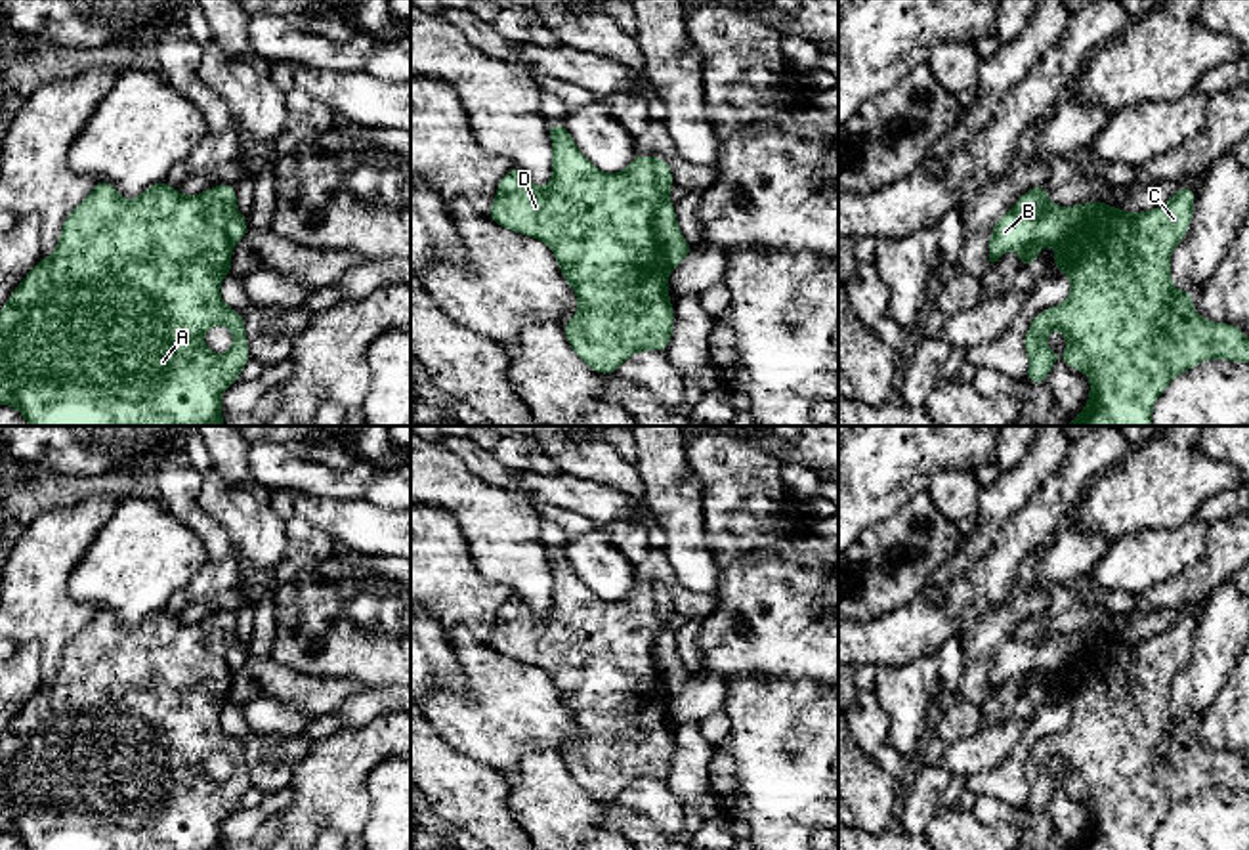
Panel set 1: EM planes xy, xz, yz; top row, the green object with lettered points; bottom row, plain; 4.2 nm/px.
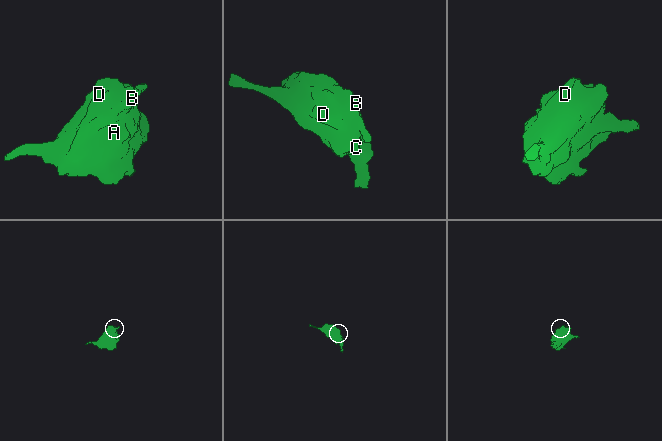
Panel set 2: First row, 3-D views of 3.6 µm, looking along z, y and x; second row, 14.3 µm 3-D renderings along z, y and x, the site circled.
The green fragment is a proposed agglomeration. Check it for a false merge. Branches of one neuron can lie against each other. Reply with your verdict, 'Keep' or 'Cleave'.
Cleave

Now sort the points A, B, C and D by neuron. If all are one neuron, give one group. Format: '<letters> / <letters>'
A C D / B

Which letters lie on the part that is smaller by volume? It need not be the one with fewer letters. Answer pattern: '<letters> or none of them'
B

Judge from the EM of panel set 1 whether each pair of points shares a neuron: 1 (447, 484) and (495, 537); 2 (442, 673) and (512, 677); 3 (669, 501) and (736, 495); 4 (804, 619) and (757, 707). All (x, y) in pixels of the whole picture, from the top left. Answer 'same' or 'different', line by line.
1: same
2: different
3: different
4: different

